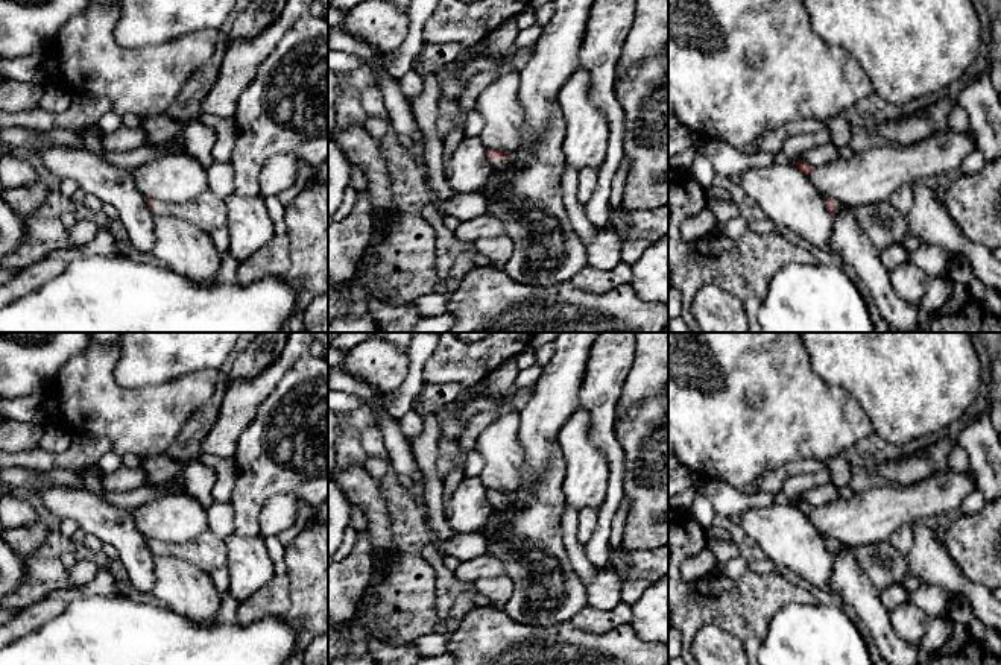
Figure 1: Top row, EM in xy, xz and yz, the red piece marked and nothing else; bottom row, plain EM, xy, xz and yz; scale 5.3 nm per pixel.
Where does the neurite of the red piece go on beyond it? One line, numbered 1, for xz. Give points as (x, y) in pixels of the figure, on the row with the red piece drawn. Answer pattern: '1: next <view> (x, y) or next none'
1: next xz (547, 252)

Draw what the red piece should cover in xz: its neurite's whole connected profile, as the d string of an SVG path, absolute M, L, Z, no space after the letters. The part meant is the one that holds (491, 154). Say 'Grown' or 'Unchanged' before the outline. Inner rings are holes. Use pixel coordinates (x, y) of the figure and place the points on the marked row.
Grown. M559 103L551 108L548 132L524 156L509 158L504 152L488 149L486 156L497 170L518 170L509 176L506 185L488 199L488 213L504 223L515 247L503 266L510 281L526 287L556 287L571 279L588 266L586 244L574 232L562 197L562 176L567 159L562 149L565 120Z

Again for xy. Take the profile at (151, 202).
Grown. M214 188L187 203L161 203L146 199L153 216L175 216L207 232L228 225L228 208Z

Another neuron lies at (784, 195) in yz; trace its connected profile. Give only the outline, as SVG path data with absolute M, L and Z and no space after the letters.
M793 162L750 167L740 173L743 196L756 202L756 213L794 240L837 255L831 244L832 213Z

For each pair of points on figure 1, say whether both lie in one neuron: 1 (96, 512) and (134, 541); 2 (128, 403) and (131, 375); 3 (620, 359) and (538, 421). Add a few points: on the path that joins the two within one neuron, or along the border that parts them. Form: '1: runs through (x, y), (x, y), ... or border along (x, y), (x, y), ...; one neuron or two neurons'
1: runs through (107, 518), (123, 535); one neuron
2: border along (119, 354), (114, 378), (120, 384), (164, 384); two neurons
3: border along (588, 356), (577, 407); two neurons

